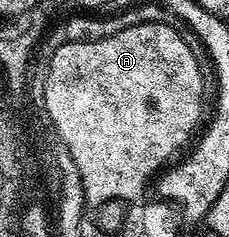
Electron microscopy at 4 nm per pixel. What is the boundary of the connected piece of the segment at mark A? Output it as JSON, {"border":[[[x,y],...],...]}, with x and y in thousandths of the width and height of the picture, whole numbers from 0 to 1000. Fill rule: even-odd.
{"border":[[[686,84],[585,101],[406,177],[297,169],[231,224],[192,329],[197,460],[240,574],[349,722],[371,861],[428,886],[489,852],[598,840],[638,802],[642,755],[672,747],[777,624],[812,629],[817,586],[856,570],[886,489],[886,371],[860,245],[764,101]]]}

